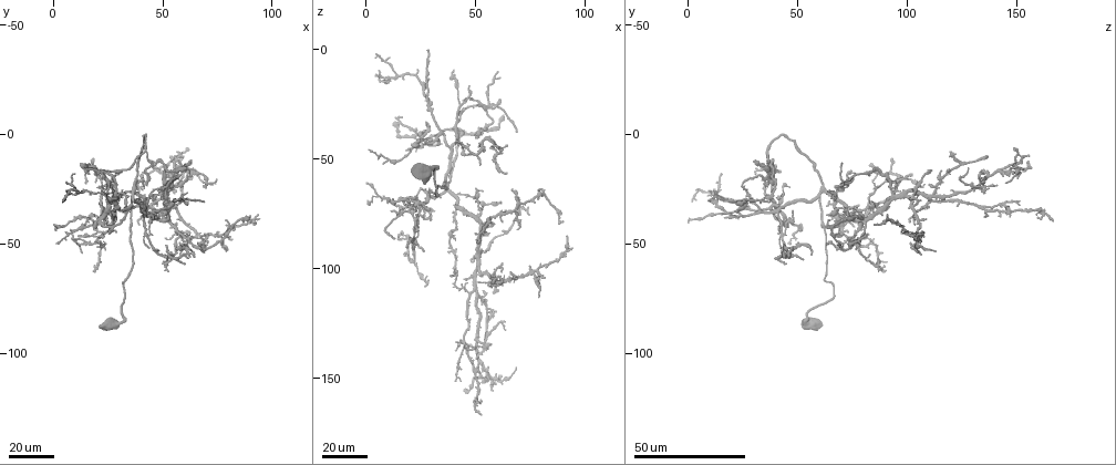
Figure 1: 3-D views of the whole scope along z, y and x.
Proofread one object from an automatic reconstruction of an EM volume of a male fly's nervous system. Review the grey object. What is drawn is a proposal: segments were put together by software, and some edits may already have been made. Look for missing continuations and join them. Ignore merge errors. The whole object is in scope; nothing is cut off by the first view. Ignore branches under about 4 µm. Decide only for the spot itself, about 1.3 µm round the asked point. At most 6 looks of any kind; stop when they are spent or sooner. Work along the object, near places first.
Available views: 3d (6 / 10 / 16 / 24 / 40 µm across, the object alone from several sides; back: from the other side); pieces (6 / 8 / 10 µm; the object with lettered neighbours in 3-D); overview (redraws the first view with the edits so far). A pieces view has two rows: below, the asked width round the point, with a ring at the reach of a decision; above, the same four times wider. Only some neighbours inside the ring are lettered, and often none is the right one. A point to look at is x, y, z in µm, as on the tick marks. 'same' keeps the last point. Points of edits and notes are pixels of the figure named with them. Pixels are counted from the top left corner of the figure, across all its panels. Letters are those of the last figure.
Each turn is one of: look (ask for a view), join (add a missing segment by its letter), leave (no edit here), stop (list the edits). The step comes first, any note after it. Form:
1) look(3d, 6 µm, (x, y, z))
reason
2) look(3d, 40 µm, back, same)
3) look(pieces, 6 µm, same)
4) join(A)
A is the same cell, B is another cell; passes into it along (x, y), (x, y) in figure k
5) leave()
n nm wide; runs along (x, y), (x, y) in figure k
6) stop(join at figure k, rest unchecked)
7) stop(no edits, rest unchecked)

look(3d, 40 µm, (92, 41, 85))
tapers out

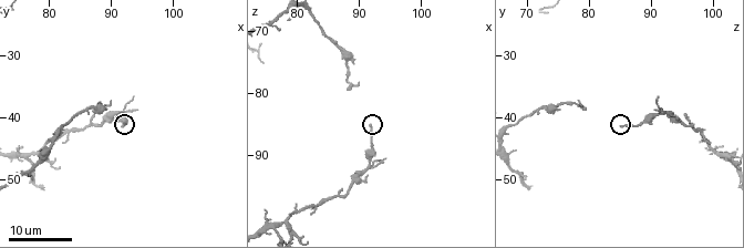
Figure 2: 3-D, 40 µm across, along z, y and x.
look(3d, 10 µm, (91.5, 41.5, 85.5))
zoom in

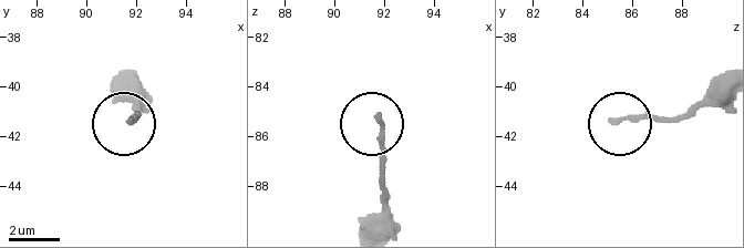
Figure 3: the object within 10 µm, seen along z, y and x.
look(pieces, 8 µm, (91.8, 41.4, 85.2))

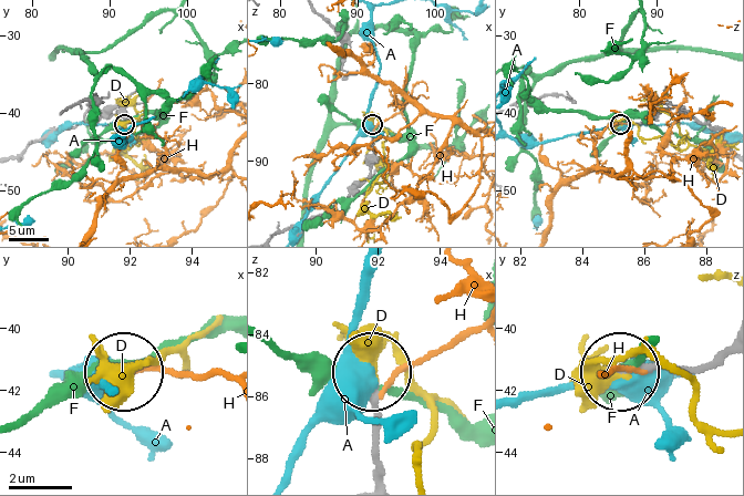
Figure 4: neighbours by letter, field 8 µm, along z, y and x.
leave()
A, D, F and H are other cells; runs along (379, 476), (373, 375) in figure 4; no lettered segment goes on from it

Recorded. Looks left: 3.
look(3d, 24 µm, (69, 30, 37))
branch stops here

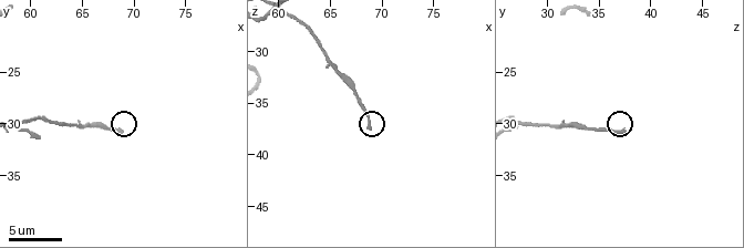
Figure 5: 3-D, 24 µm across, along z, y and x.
look(pieces, 10 µm, (68.6, 30.8, 37.4))

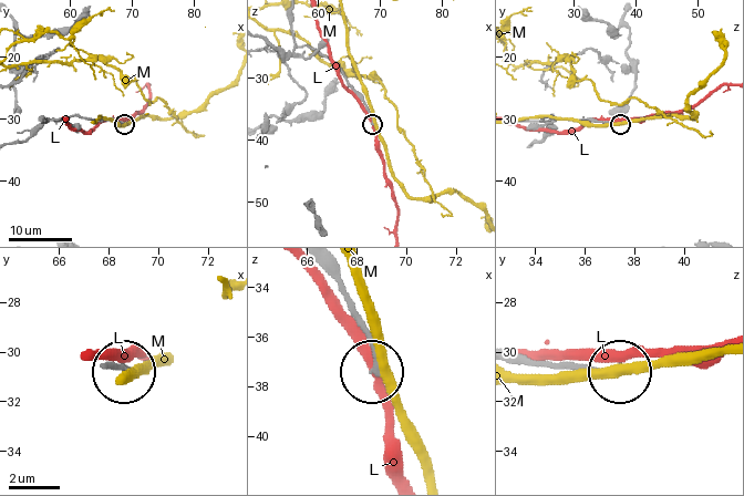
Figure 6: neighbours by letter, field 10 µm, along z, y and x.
leave()
L and M are other cells; runs along (517, 357), (617, 370) in figure 6; none of them fits

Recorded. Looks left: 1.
stop(no edits, rest unchecked)

